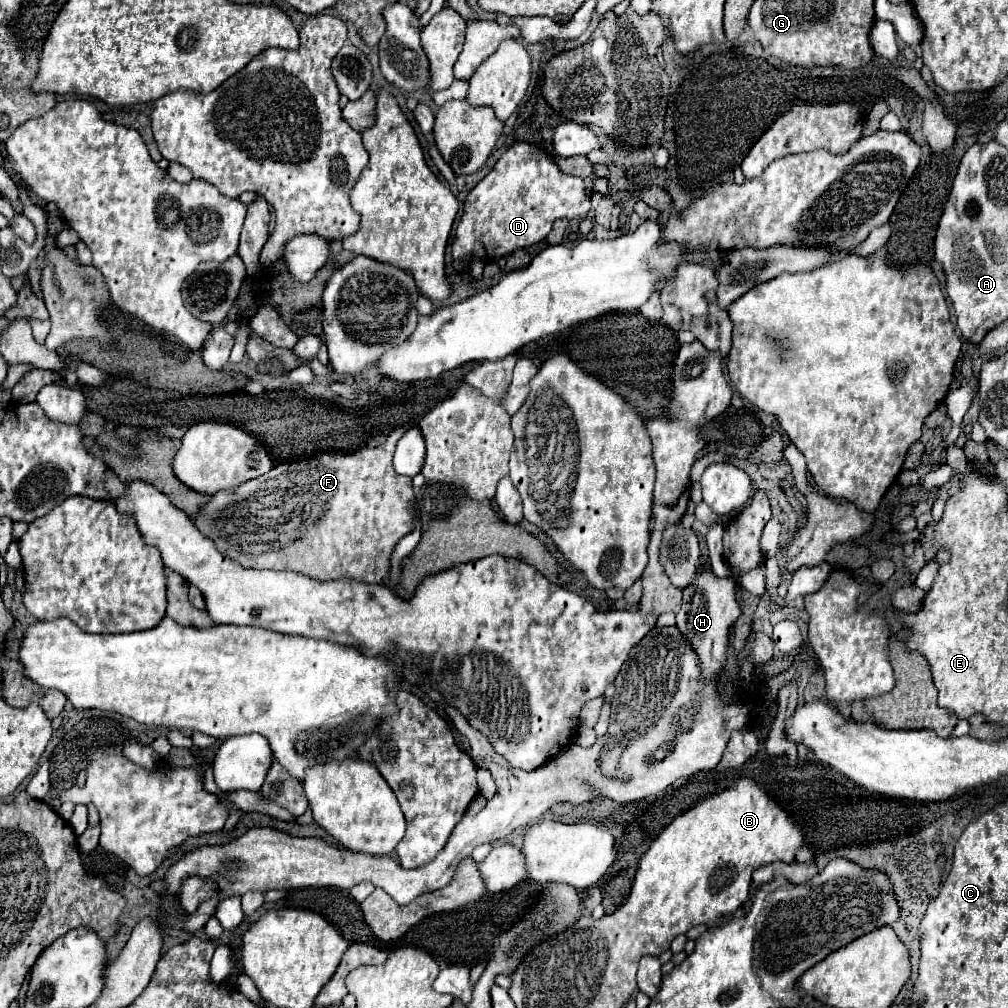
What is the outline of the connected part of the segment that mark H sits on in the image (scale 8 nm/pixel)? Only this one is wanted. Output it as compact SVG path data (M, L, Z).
M701 569L695 577L693 585L683 589L683 605L677 613L677 629L689 641L693 651L699 657L703 669L703 681L717 681L727 663L727 649L729 649L729 629L739 619L741 607L735 601L735 583L727 577L721 579L713 575L709 569Z

